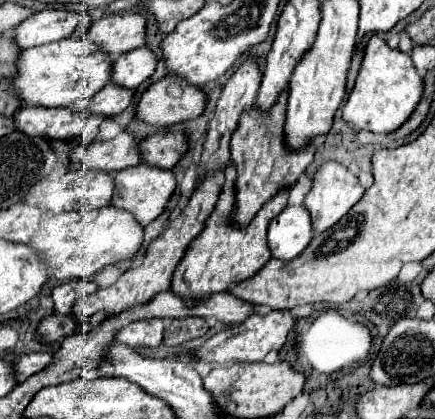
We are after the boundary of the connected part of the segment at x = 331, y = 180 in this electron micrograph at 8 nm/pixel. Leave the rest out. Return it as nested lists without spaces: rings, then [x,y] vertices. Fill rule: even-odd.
[[[335,161],[321,165],[313,177],[311,191],[305,197],[305,207],[309,209],[311,219],[313,219],[313,231],[323,233],[329,227],[333,227],[363,195],[365,195],[365,187],[361,187],[359,179],[351,171],[347,171],[347,167],[343,167]]]

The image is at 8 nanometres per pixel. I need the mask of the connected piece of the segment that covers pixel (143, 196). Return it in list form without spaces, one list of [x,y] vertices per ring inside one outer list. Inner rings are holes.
[[[139,163],[135,167],[129,167],[129,169],[115,173],[115,191],[113,191],[113,197],[111,197],[111,205],[133,213],[137,223],[145,227],[157,215],[163,213],[165,203],[169,201],[173,189],[175,189],[175,177],[173,177],[171,171],[163,171],[163,169]]]

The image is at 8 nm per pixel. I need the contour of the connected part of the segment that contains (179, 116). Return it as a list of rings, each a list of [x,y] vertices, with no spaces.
[[[167,75],[145,89],[135,107],[135,119],[153,127],[169,127],[199,117],[203,107],[205,95],[197,87]]]

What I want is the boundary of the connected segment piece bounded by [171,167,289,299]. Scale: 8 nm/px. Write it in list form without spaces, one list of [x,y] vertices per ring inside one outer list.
[[[227,167],[223,191],[217,199],[213,213],[209,215],[209,221],[205,221],[205,229],[199,233],[199,237],[193,239],[193,245],[189,245],[185,257],[179,261],[173,273],[171,291],[185,299],[203,299],[209,293],[227,291],[237,281],[255,275],[271,257],[267,245],[267,227],[271,219],[287,207],[289,193],[277,193],[273,201],[267,201],[261,207],[261,213],[257,213],[257,217],[253,217],[253,221],[245,229],[233,229],[233,225],[229,225],[229,213],[233,213],[233,177],[237,177],[237,173]]]

